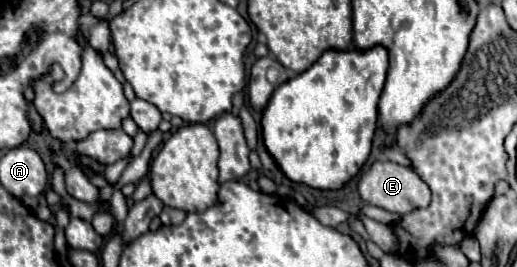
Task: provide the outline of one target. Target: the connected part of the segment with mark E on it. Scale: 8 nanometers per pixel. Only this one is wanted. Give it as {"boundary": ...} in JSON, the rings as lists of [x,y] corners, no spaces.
{"boundary":[[[375,161],[373,167],[361,175],[359,179],[359,195],[369,203],[369,205],[375,205],[375,207],[381,207],[381,209],[387,209],[391,213],[399,213],[399,215],[407,215],[415,209],[423,209],[423,207],[429,207],[431,203],[431,189],[429,185],[409,167],[403,167],[403,165],[397,165],[393,161]]]}

